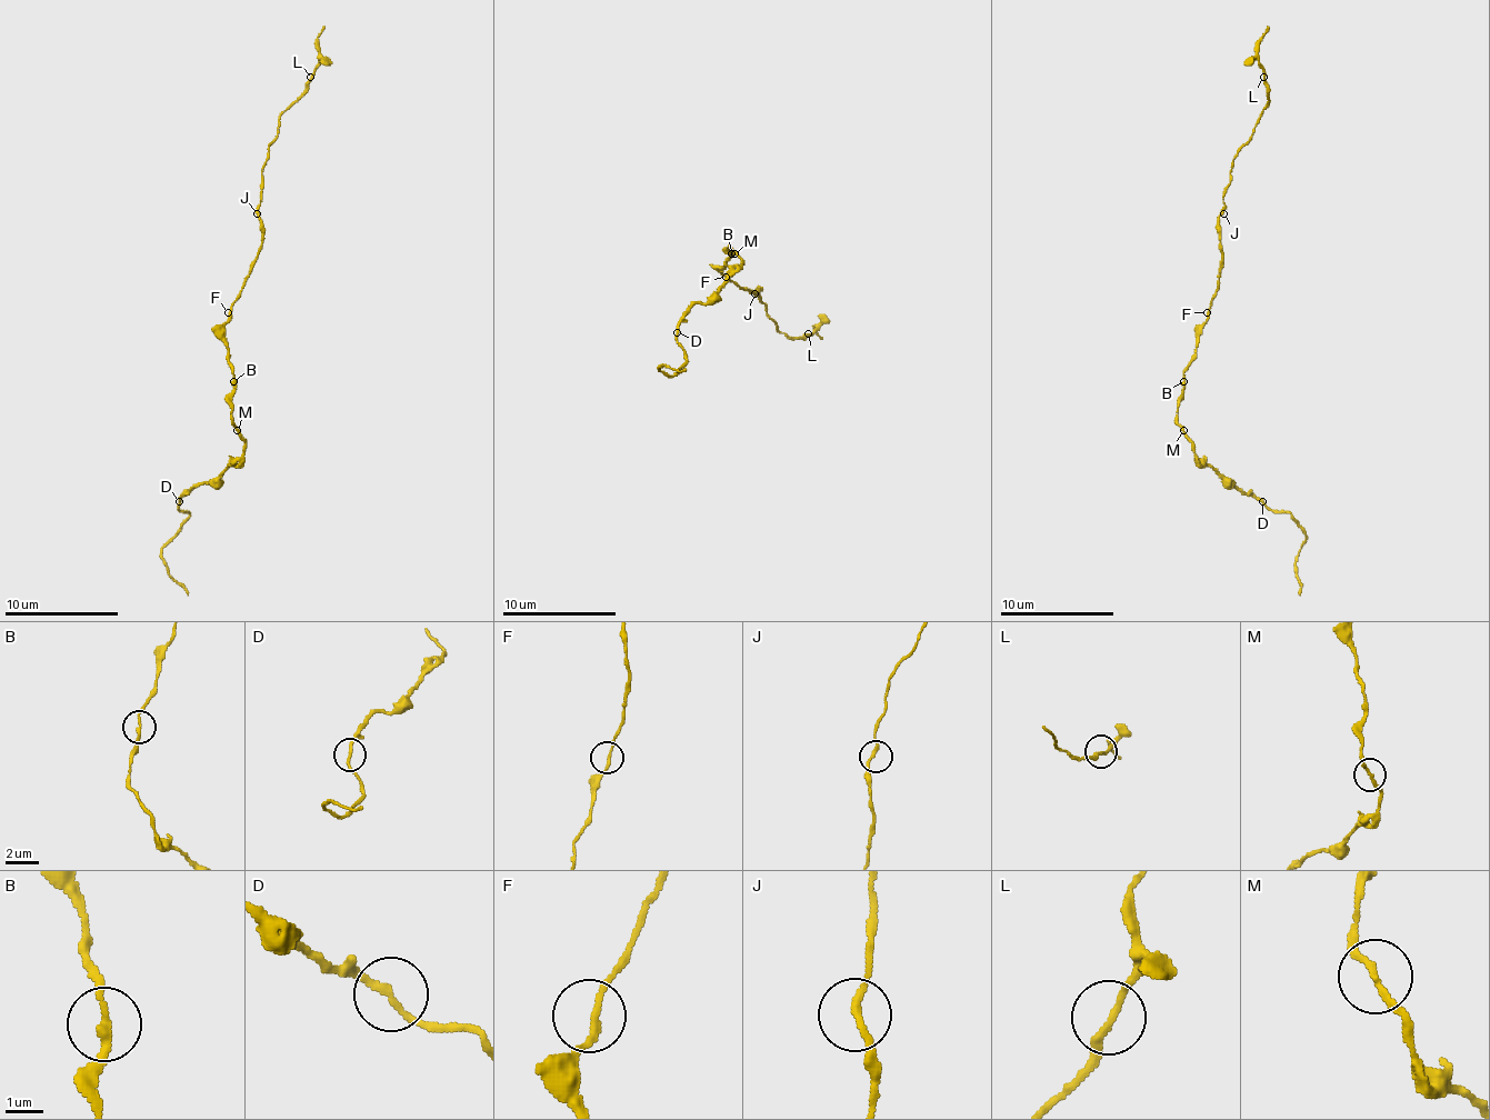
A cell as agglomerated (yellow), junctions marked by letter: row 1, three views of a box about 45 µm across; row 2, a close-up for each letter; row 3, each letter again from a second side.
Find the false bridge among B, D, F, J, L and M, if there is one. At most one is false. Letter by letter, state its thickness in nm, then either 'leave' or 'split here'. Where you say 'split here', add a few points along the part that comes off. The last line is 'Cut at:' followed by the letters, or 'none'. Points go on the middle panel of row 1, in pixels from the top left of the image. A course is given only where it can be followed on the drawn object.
B: 180 nm thick; leave
D: 180 nm thick; leave
F: 160 nm thick; leave
J: 180 nm thick; leave
L: 190 nm thick; leave
M: 160 nm thick; leave
Cut at: none

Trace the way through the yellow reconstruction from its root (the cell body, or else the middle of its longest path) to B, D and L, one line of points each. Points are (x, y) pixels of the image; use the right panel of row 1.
B: (1196, 344), (1196, 358), (1183, 372), (1183, 381)
D: (1196, 344), (1196, 358), (1183, 372), (1178, 423), (1198, 461), (1212, 467), (1241, 492), (1263, 500)
L: (1196, 344), (1218, 287), (1218, 216), (1223, 210), (1223, 190), (1232, 159), (1252, 137), (1267, 106), (1263, 77)

